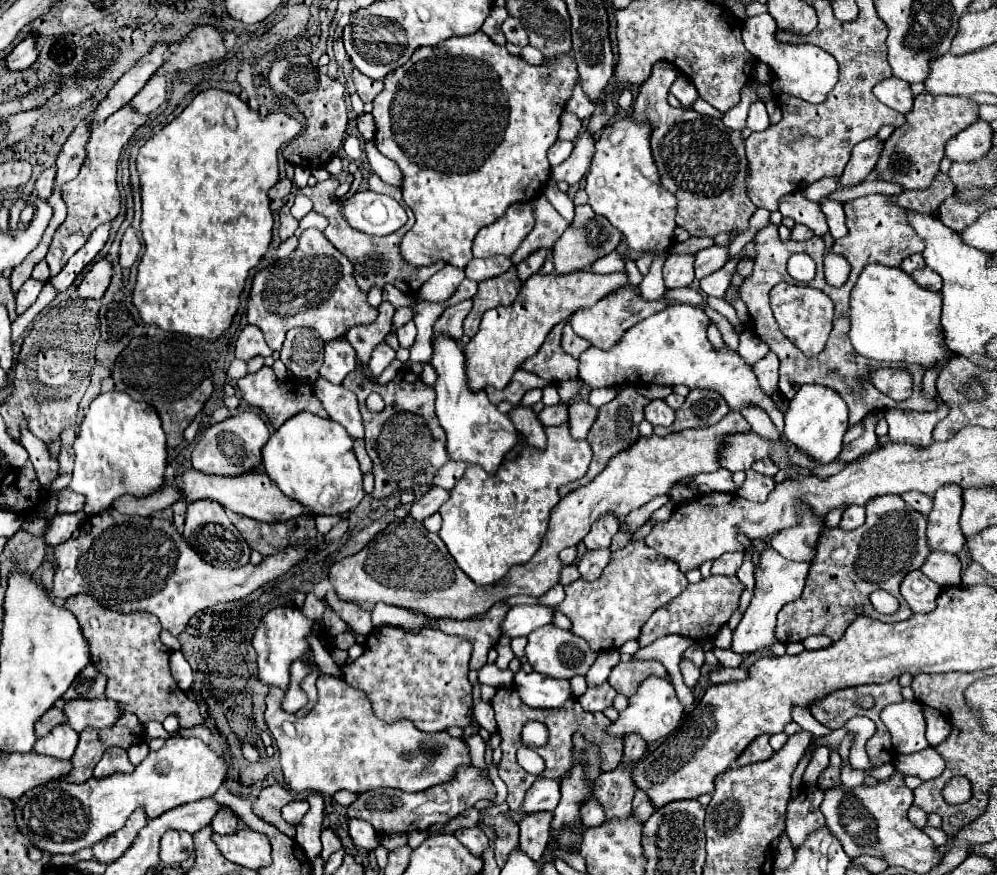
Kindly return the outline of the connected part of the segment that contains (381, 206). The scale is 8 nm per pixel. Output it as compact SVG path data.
M375 191L355 193L341 209L349 225L367 235L389 235L407 223L403 205Z

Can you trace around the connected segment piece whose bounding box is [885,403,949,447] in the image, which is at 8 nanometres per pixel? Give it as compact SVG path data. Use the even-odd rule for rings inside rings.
M945 403L939 405L933 413L915 413L915 411L901 411L891 409L885 413L889 423L889 437L893 443L911 443L917 447L927 447L931 439L931 431L937 421L941 421L949 412Z

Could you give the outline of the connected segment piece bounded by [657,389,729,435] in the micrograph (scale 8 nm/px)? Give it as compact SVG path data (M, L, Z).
M691 389L681 409L675 411L675 423L671 427L659 427L659 435L667 435L683 429L699 429L709 427L721 421L729 413L727 403L719 393L709 389Z

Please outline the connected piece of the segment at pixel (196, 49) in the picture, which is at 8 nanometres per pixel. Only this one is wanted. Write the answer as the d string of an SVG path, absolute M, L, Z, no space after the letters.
M205 25L205 27L195 27L173 51L173 55L159 67L161 73L173 73L173 71L185 71L201 63L217 61L227 55L223 35L219 33L217 27Z

